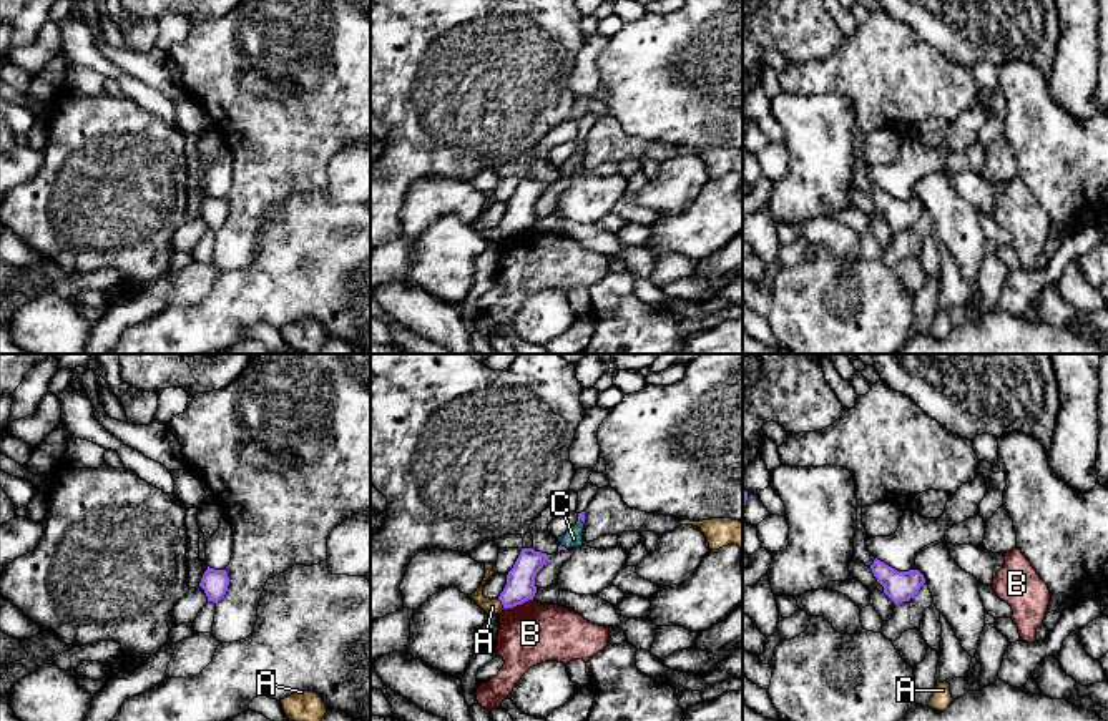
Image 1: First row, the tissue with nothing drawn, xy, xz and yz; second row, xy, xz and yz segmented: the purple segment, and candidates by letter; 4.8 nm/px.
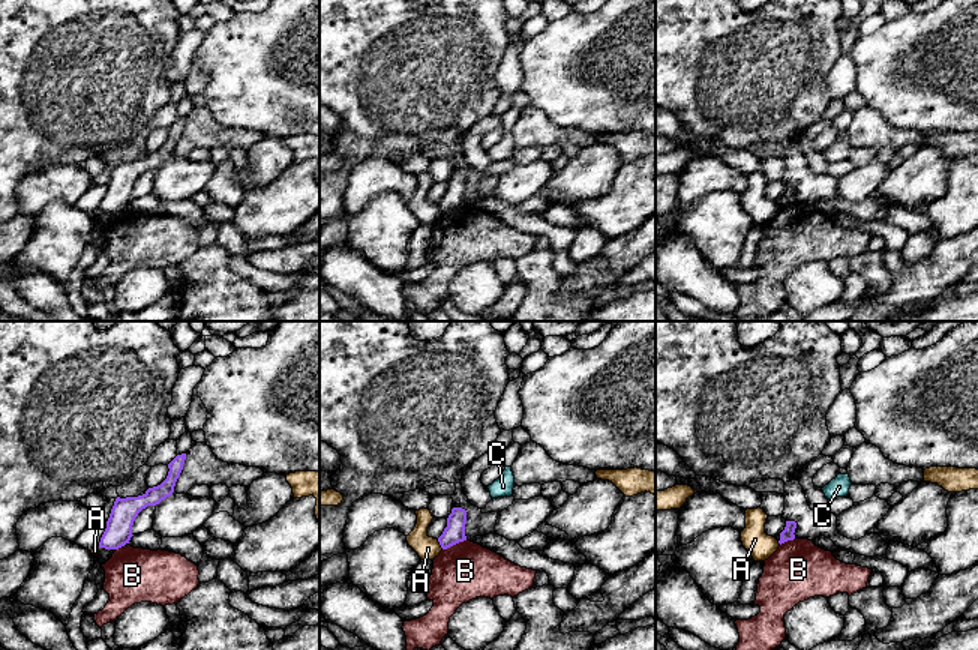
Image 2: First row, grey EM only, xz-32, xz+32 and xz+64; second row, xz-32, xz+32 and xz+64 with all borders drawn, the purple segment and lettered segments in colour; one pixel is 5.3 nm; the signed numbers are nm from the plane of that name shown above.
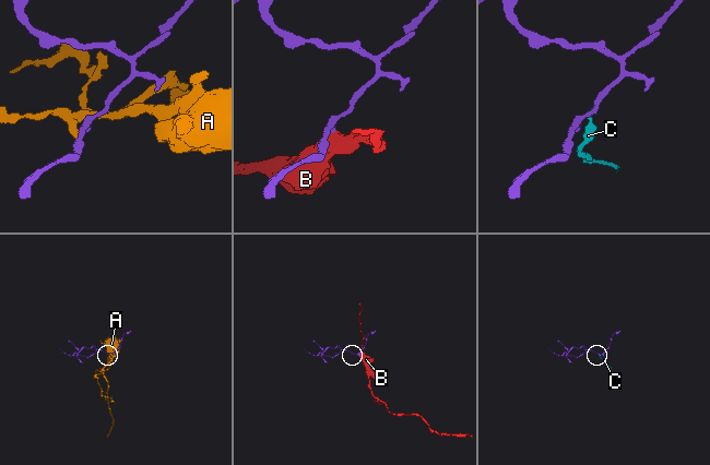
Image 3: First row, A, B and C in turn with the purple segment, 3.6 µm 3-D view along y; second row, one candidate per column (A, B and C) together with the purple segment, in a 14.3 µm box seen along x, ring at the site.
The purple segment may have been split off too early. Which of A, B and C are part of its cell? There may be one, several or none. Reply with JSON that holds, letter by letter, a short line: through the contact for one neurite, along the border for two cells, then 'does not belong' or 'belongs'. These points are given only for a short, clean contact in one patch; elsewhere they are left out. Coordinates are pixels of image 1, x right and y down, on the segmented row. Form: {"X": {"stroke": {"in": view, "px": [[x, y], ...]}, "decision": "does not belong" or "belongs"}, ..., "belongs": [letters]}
{"A": {"stroke": {"in": "xz", "px": [[497, 598], [505, 608]]}, "decision": "does not belong"}, "B": {"stroke": {"in": "xz", "px": [[532, 598], [505, 610]]}, "decision": "does not belong"}, "C": {"stroke": {"in": "xz", "px": [[578, 519], [583, 524]]}, "decision": "does not belong"}, "belongs": []}

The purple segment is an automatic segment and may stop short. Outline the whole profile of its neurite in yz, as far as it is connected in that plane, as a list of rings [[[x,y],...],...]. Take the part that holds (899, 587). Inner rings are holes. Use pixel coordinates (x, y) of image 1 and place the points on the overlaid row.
[[[877,558],[870,565],[870,570],[877,581],[884,586],[884,593],[894,603],[909,601],[925,583],[925,578],[919,570],[897,571]]]

